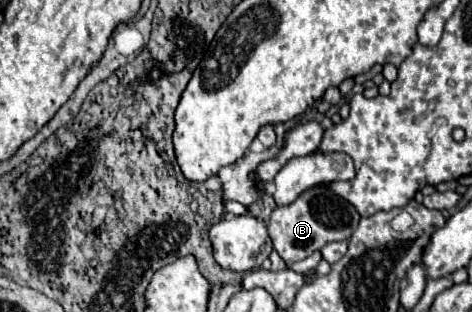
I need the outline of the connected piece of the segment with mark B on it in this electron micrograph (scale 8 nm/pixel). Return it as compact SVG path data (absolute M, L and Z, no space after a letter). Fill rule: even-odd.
M309 189L291 205L277 207L271 213L267 229L273 247L285 261L301 261L329 241L349 239L355 231L355 225L359 225L359 219L361 215L357 209L343 197L335 195L331 189Z

